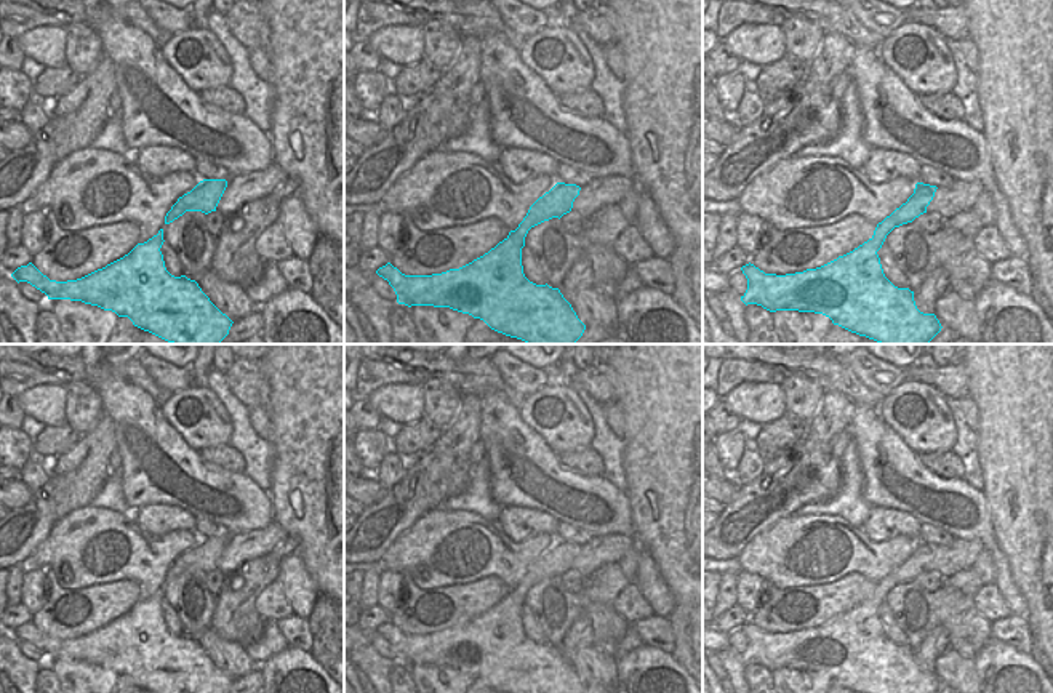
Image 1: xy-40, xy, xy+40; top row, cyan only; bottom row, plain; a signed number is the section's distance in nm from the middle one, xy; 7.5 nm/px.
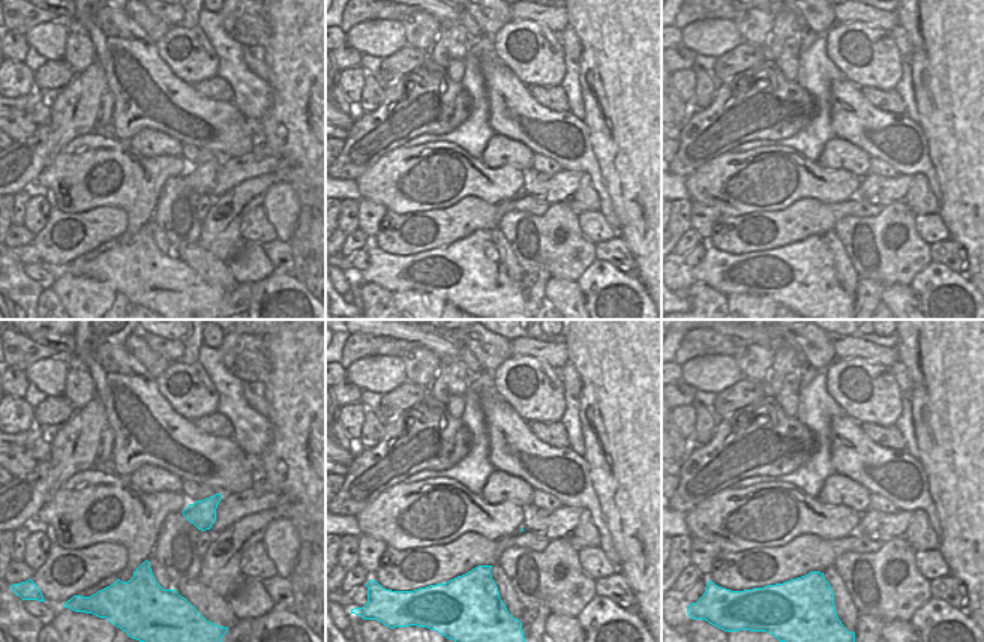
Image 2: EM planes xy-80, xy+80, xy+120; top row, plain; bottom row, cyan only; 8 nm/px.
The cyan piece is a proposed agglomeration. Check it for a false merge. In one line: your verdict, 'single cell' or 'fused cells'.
single cell

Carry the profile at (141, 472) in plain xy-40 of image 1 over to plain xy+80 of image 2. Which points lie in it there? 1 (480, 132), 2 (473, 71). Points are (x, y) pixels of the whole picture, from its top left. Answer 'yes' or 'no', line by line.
1: no
2: no

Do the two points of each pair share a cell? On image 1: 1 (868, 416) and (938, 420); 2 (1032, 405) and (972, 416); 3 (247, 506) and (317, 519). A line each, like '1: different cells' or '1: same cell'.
1: different cells
2: different cells
3: different cells

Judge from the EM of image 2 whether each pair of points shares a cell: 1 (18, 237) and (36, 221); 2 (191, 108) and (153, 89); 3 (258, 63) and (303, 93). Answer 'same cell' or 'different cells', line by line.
1: different cells
2: same cell
3: different cells

